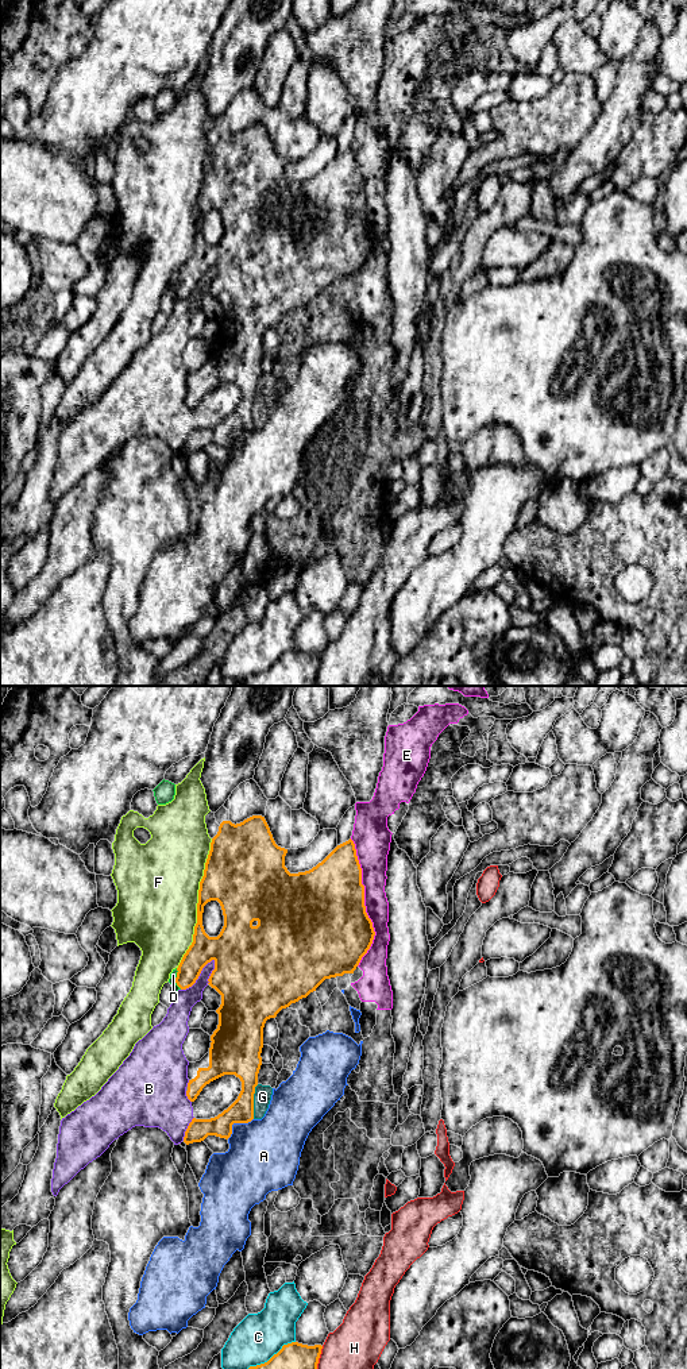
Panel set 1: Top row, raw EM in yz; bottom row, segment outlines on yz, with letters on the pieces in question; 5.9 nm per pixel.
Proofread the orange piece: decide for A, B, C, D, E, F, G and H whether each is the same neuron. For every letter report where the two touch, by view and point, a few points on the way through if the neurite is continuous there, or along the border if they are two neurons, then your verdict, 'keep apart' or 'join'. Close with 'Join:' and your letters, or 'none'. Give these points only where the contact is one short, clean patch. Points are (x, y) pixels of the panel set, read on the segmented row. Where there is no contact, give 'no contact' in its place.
A: meets orange in yz at (235, 1122); keep apart
B: meets orange in yz at (199, 975); keep apart
C: meets orange in yz at (271, 1357); keep apart
D: meets orange in yz at (176, 979); keep apart
E: meets orange in yz at (363, 902); keep apart
F: meets orange in yz at (197, 903); keep apart
G: meets orange in yz at (253, 1102); border along yz (258, 1084), (254, 1092), (253, 1118); keep apart
H: meets orange in yz at (319, 1357); keep apart
Join: none

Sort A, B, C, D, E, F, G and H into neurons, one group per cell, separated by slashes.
A / B / C / D / E G / F / H

